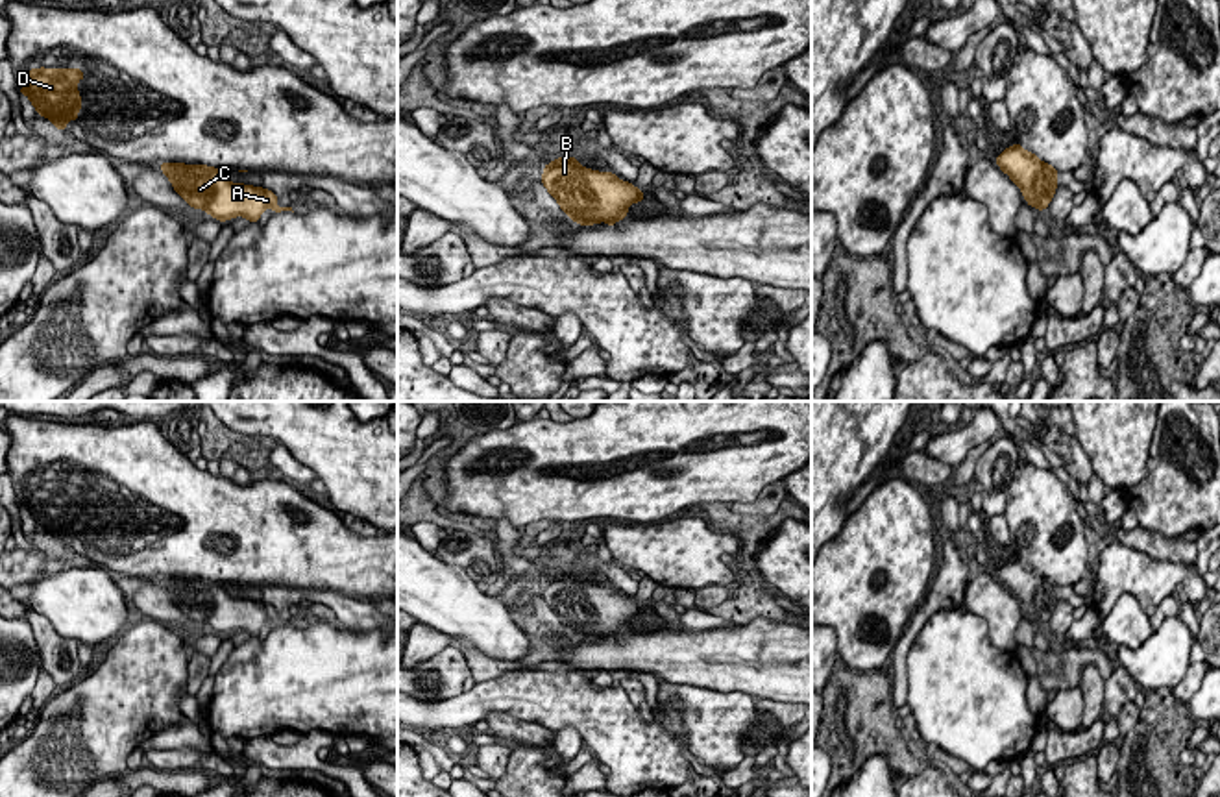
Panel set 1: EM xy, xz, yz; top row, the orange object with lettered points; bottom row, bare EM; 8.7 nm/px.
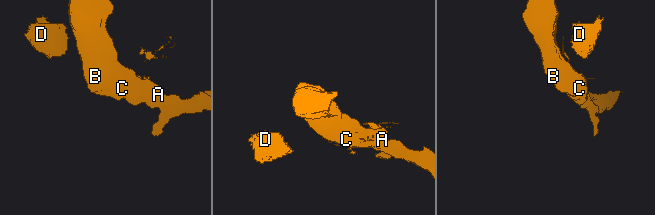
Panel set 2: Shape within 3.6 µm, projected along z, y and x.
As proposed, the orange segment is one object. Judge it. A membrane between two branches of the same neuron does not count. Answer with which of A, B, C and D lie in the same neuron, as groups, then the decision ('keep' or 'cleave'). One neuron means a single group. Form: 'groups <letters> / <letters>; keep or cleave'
groups A B C / D; cleave

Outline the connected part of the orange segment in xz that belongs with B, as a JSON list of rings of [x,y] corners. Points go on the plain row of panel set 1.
[[[577,571],[545,579],[542,597],[573,636],[619,636],[643,607],[612,586],[582,581]]]

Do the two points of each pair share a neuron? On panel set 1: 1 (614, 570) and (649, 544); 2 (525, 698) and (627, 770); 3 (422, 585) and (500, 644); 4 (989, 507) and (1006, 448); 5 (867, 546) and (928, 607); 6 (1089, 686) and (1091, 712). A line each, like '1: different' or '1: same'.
1: different
2: same
3: same
4: same
5: different
6: same

